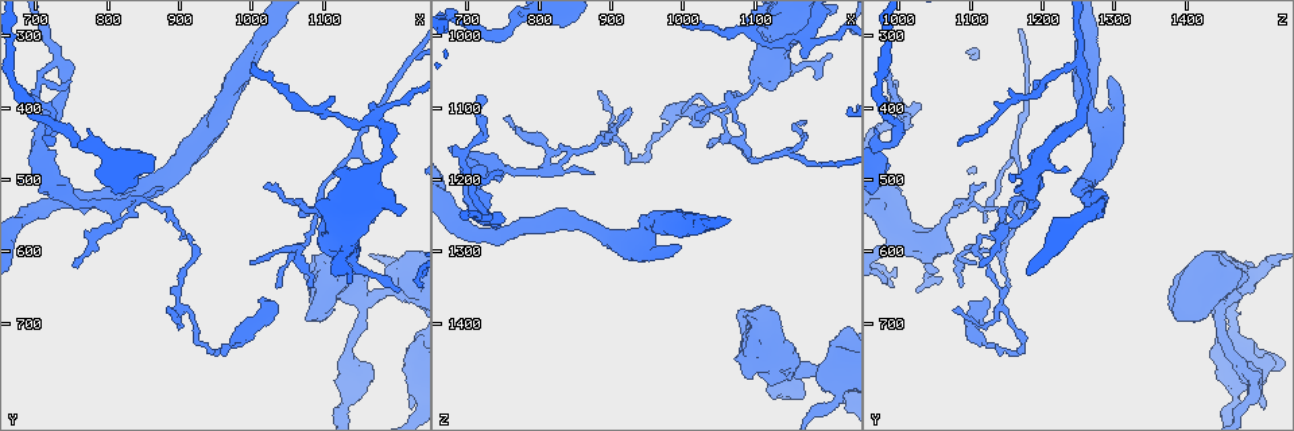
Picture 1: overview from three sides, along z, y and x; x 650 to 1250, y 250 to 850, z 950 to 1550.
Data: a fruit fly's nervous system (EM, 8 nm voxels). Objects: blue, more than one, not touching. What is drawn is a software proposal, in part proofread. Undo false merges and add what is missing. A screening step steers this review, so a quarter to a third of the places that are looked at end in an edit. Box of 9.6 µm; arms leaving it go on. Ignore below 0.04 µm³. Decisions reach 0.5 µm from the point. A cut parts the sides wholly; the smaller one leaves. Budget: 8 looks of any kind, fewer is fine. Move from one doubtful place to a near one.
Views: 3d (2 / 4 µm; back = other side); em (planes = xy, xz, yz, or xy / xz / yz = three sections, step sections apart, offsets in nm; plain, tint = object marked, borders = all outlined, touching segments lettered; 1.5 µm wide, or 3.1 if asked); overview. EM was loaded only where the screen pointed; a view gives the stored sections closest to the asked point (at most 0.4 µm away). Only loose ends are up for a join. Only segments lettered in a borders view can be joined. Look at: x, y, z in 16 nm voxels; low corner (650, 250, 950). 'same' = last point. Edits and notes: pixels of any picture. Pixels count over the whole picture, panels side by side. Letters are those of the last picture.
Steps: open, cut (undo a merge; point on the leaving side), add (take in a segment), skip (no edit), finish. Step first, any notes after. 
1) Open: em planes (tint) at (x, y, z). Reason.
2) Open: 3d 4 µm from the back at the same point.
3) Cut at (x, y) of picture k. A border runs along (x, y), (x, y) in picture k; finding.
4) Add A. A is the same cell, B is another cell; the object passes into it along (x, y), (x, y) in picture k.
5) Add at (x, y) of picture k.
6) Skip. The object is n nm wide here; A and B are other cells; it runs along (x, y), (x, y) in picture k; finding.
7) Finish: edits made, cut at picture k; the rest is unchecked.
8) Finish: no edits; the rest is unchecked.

Open: 3d 4 µm at (920, 590, 1105). Abrupt turn.

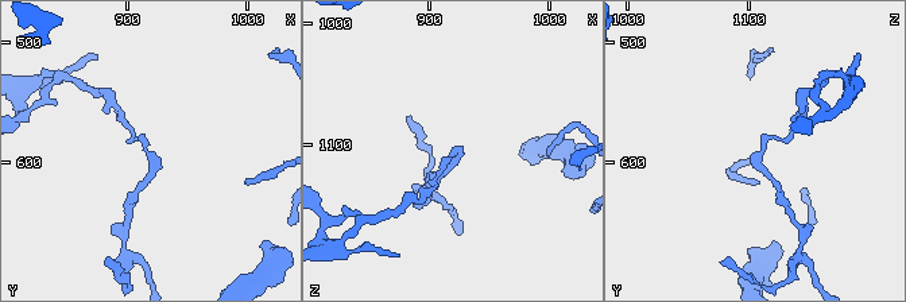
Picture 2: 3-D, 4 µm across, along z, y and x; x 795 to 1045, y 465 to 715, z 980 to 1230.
Open: em planes (borders) at (922, 592, 1110). Shape alone is not enough.

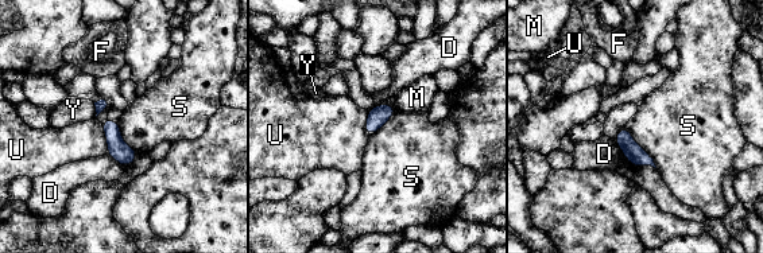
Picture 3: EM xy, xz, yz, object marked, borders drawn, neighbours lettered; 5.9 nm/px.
Skip. The object is 100 nm wide here; D, F, M, S, U and Y are other cells; a border runs along (623, 127), (653, 159), (657, 167) in picture 3; continuous, no second cell.

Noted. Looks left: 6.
Open: em xz step 8 (tint) at (810, 535, 1185). Branch point.

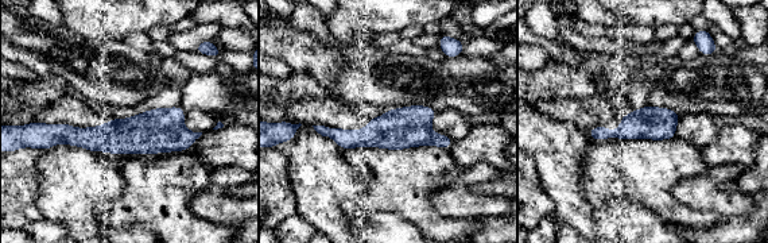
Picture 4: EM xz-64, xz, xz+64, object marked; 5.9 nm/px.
Open: em planes (borders) at the same point. Another direction.

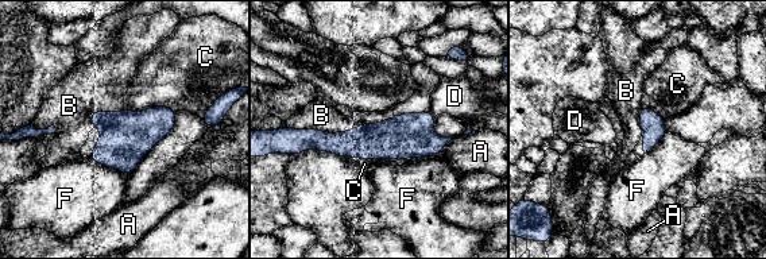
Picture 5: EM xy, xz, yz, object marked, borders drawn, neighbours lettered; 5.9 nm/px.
Skip. The object is 260 nm wide here; A, B, C, D and F are other cells; one cell here.

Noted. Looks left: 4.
Open: em xy step 4 (borders) at (1075, 535, 1100). Sharp bend.

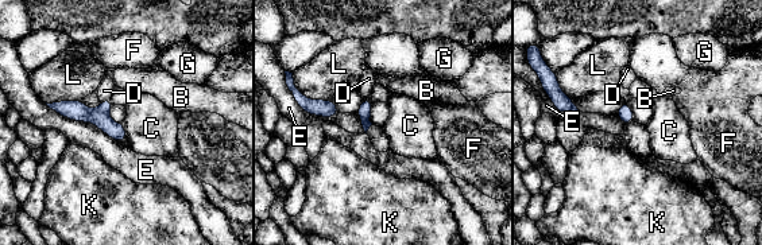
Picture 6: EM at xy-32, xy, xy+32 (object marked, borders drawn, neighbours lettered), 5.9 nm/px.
Cut at (105, 105) of picture 6. B, C, D, E, F, G, K and L are other cells; a second cell is stuck on.

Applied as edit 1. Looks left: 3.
Finish: edits made, cut at picture 6; the rest is unchecked.

